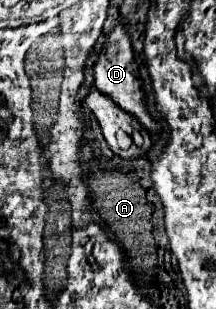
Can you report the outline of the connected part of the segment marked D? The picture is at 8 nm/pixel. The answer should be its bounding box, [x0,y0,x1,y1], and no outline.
[93,23,159,133]

